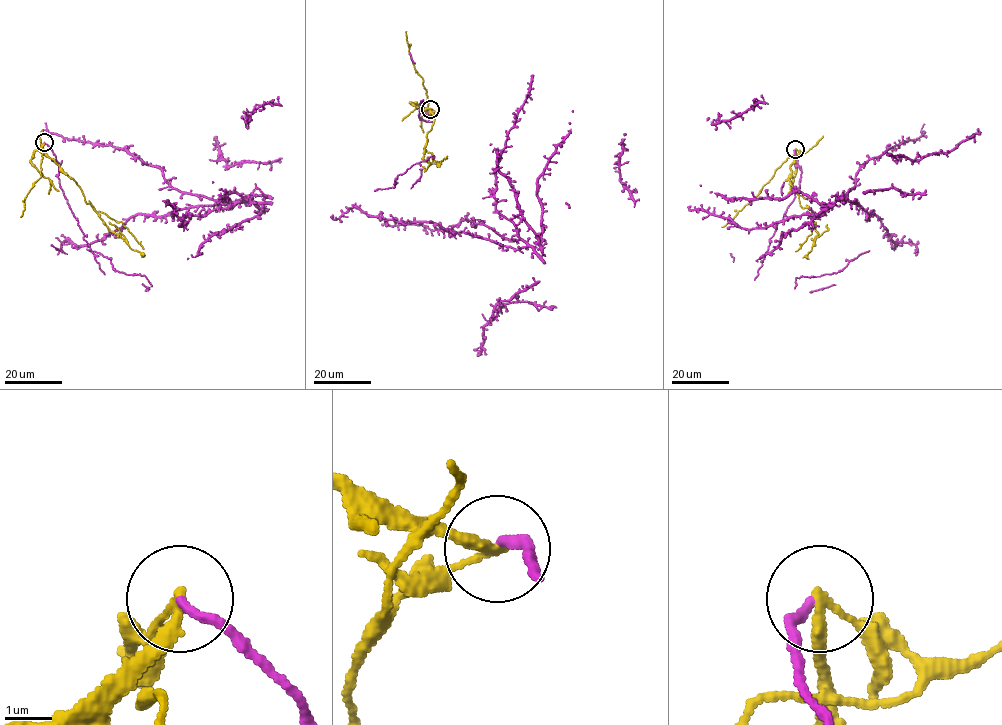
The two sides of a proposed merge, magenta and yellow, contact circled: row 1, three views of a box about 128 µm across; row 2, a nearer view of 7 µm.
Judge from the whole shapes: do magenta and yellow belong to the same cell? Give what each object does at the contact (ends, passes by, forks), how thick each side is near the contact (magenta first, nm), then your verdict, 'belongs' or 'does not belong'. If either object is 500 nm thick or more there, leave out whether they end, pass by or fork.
magenta ends; yellow passes by; calibres 190 and 200 nm; does not belong

